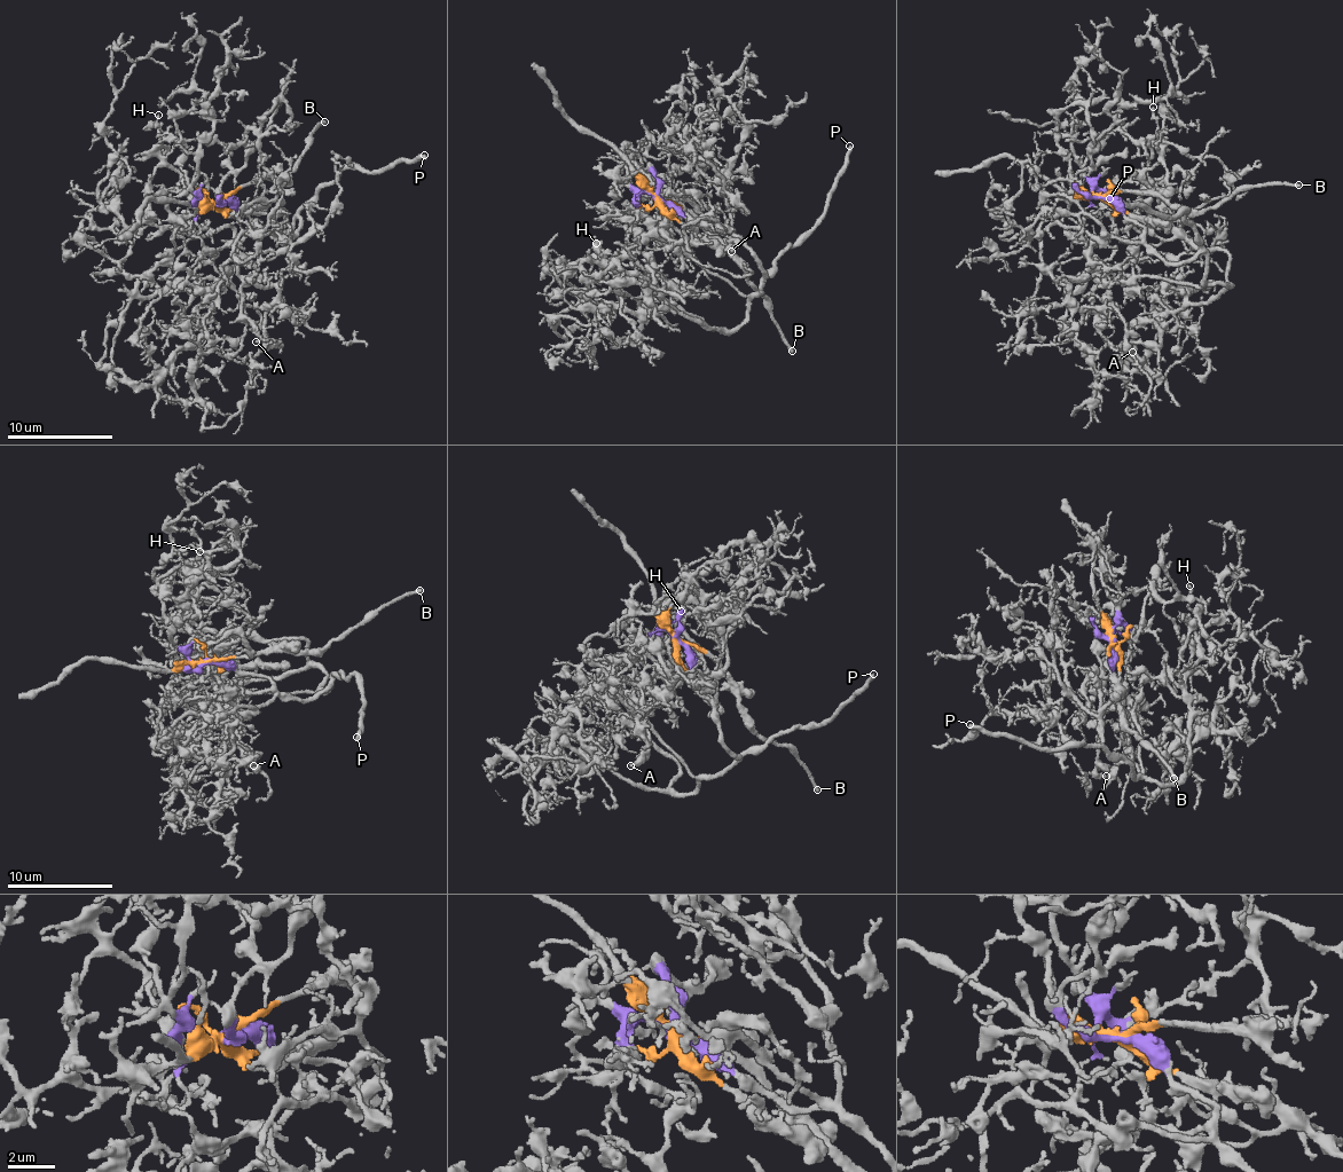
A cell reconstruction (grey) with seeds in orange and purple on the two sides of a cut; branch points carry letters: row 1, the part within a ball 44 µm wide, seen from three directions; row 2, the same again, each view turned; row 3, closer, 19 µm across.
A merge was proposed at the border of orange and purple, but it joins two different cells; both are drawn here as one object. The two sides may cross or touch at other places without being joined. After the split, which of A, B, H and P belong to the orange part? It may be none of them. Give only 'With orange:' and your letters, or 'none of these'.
With orange: B

